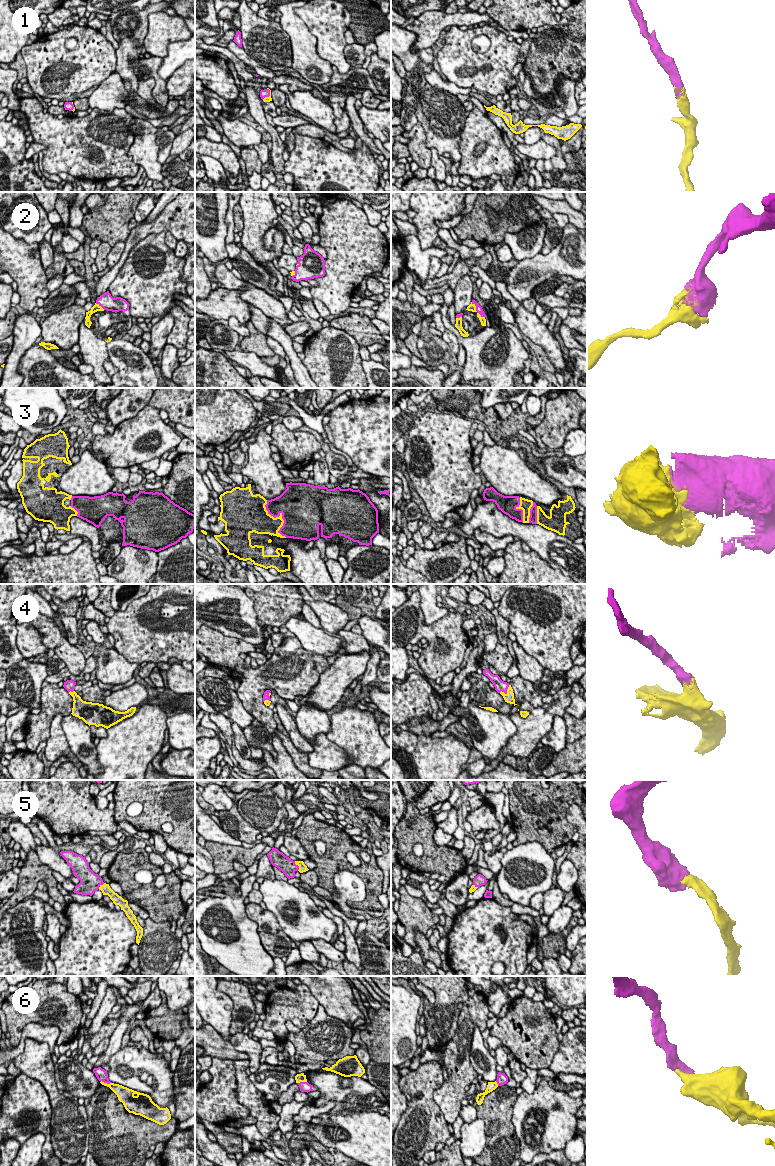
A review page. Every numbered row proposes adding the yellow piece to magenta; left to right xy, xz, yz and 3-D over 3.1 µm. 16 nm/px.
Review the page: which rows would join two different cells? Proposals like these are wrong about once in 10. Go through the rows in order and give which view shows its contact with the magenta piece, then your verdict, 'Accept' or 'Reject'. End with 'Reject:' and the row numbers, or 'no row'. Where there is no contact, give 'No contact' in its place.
1: Touches magenta in xz. Accept
2: Touches magenta in yz. Accept
3: Touches magenta in xz. Accept
4: Touches magenta in yz. Accept
5: Touches magenta in xz. Accept
6: Touches magenta in xy. Accept
Reject: no row

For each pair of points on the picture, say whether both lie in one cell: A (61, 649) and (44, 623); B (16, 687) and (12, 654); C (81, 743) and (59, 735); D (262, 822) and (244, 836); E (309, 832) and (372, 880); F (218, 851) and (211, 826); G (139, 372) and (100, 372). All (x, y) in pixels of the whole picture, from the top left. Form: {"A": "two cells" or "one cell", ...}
{"A": "one cell", "B": "two cells", "C": "two cells", "D": "two cells", "E": "one cell", "F": "two cells", "G": "two cells"}

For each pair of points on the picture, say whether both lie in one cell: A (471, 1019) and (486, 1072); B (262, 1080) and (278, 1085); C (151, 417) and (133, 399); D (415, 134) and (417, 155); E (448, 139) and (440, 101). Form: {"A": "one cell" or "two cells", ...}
{"A": "two cells", "B": "one cell", "C": "two cells", "D": "one cell", "E": "one cell"}

